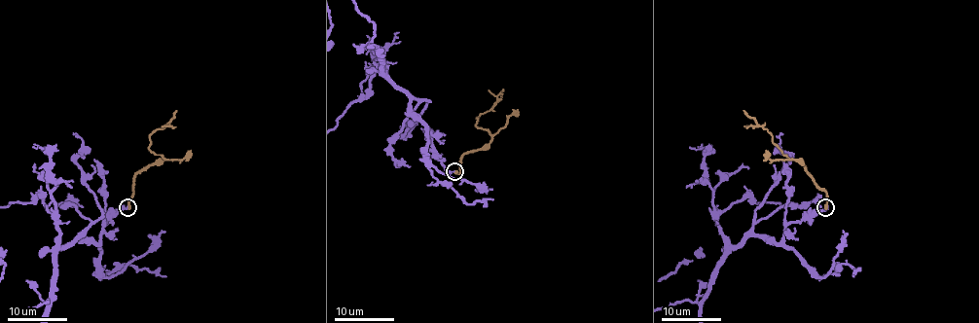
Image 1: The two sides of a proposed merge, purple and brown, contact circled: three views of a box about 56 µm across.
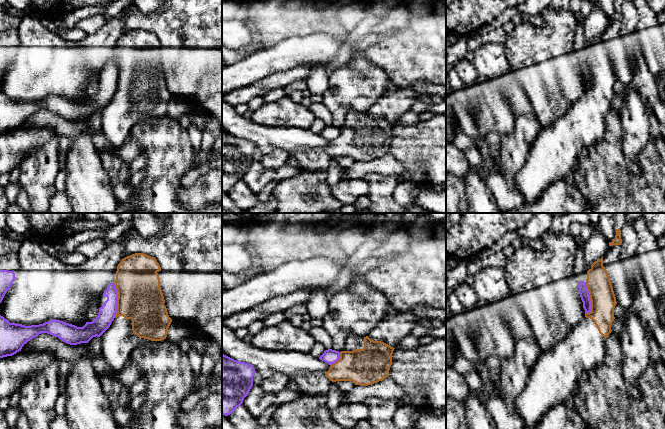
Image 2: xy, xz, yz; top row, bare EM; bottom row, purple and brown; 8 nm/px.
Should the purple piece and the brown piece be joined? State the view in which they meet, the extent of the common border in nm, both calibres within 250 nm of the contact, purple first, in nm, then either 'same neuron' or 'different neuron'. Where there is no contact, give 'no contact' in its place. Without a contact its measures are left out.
yz | 260 nm | 80/200 nm | different neuron

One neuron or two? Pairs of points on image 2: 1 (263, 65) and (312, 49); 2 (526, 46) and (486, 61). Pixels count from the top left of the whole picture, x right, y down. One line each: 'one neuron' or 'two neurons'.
1: one neuron
2: two neurons

